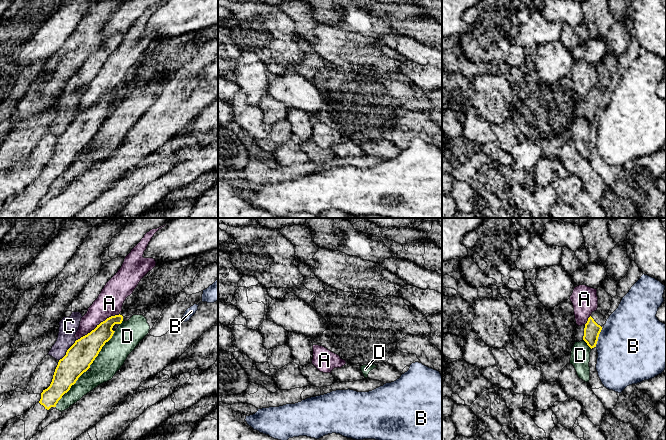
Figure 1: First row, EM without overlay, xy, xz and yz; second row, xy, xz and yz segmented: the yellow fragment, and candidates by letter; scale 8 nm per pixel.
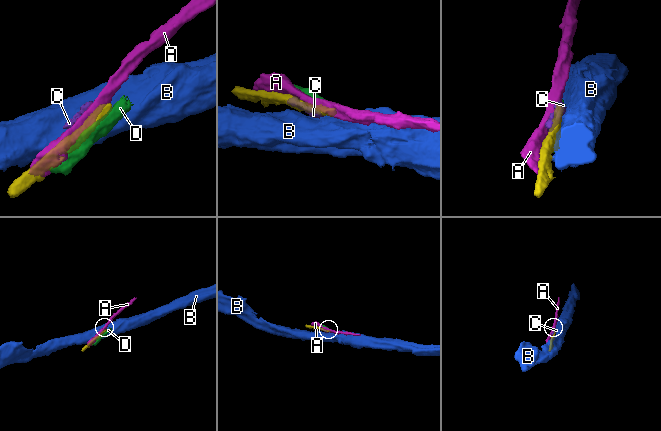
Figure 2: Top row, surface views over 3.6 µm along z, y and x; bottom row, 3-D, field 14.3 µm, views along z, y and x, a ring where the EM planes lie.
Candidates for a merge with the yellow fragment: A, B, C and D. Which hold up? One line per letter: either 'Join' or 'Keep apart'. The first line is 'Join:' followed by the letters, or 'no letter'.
Join: no letter
A: Keep apart
B: Keep apart
C: Keep apart
D: Keep apart

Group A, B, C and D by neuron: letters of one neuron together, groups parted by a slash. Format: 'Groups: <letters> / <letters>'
Groups: A / B / C / D

